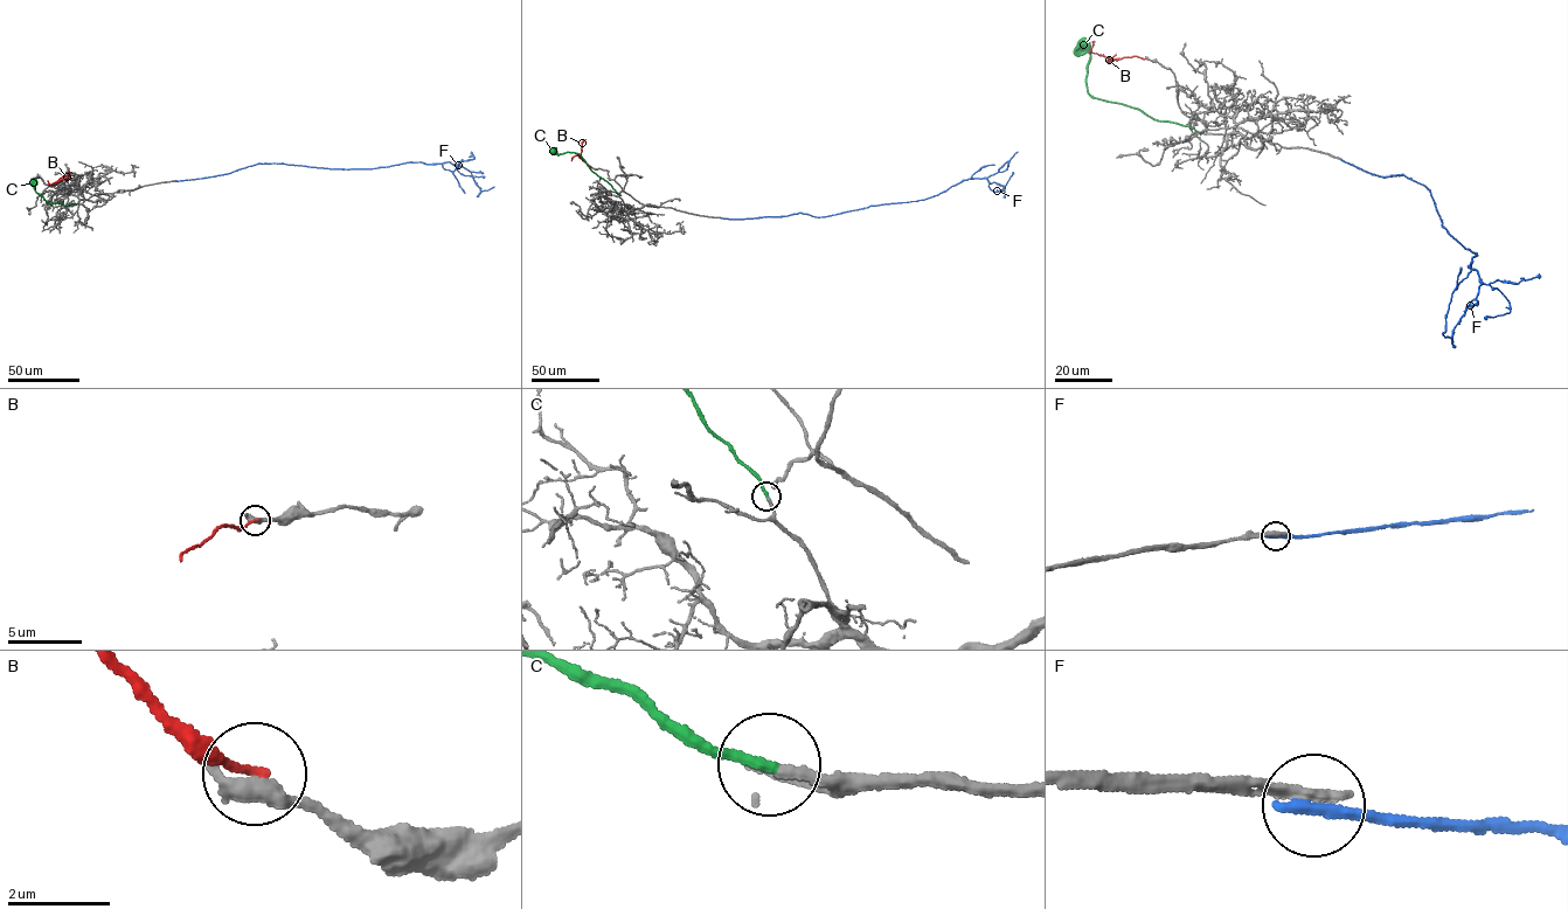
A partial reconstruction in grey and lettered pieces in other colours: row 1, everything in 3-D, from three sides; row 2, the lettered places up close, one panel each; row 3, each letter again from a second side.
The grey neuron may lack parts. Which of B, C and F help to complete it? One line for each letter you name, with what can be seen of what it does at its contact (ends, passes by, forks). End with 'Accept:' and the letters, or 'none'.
C: it ends
Accept: C

